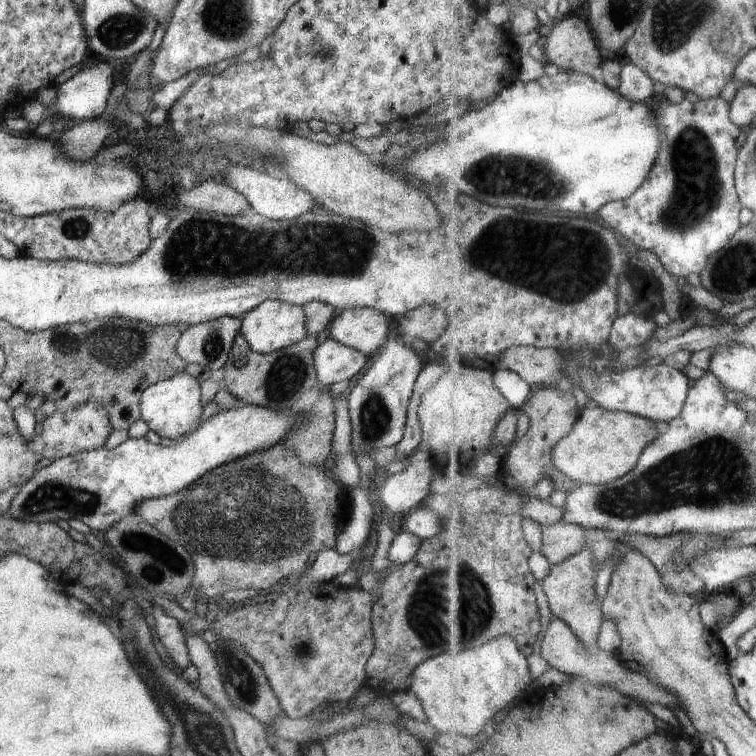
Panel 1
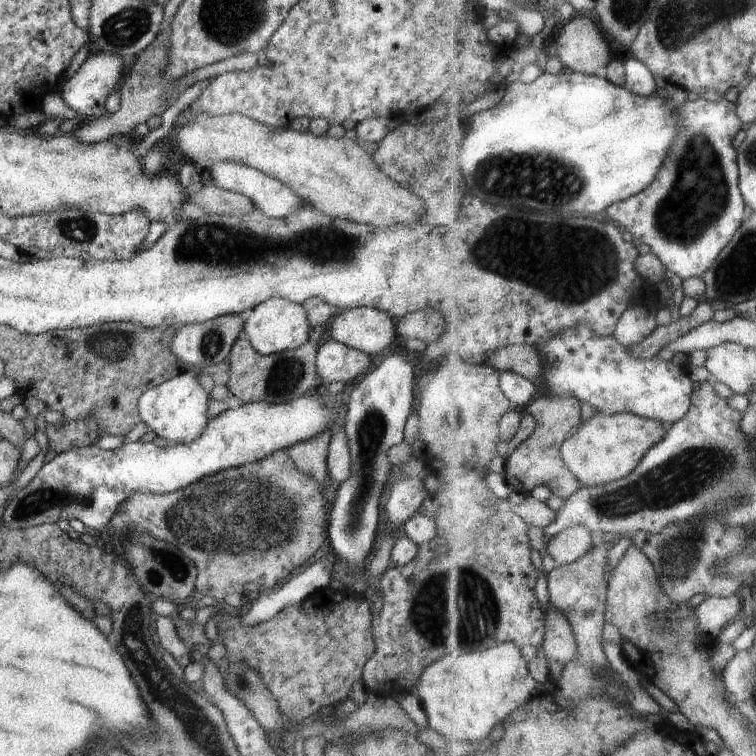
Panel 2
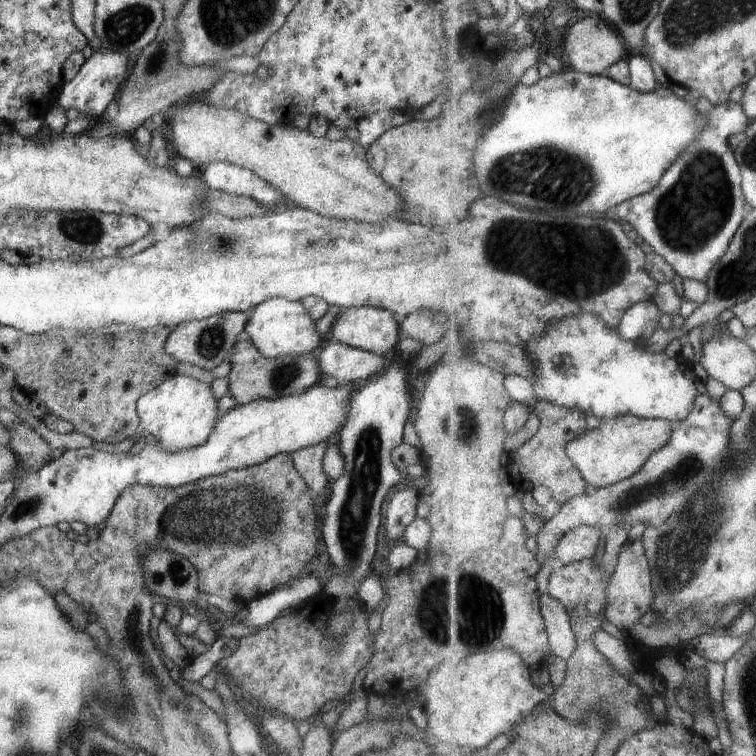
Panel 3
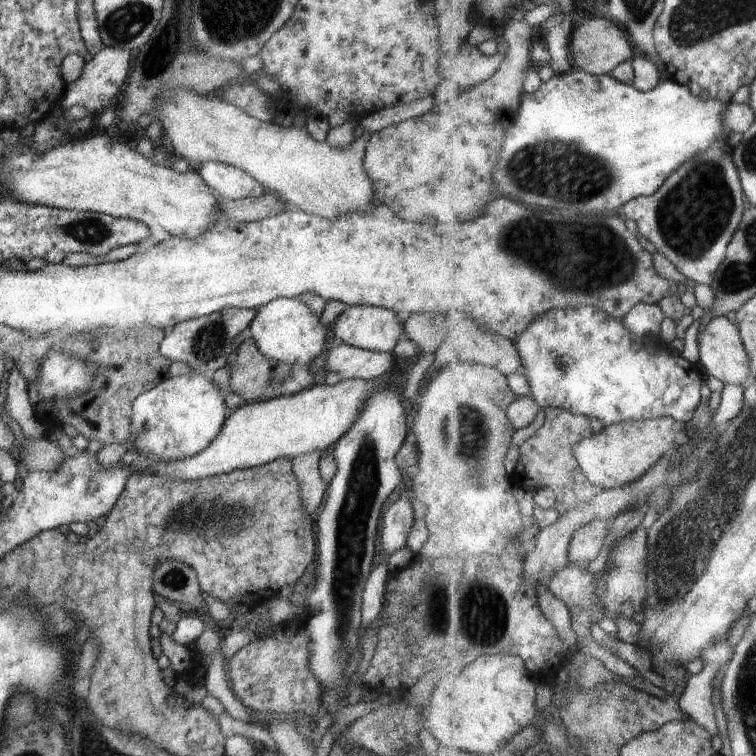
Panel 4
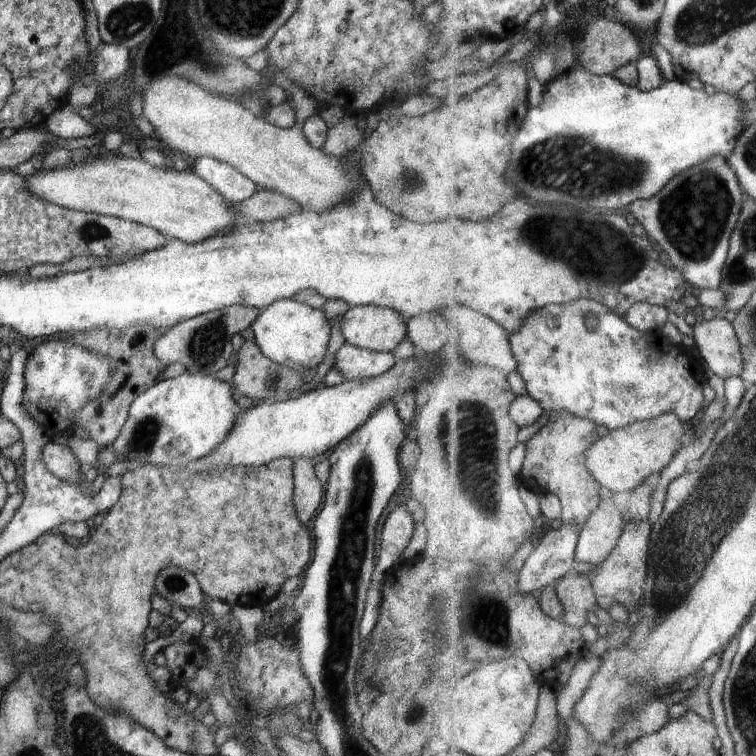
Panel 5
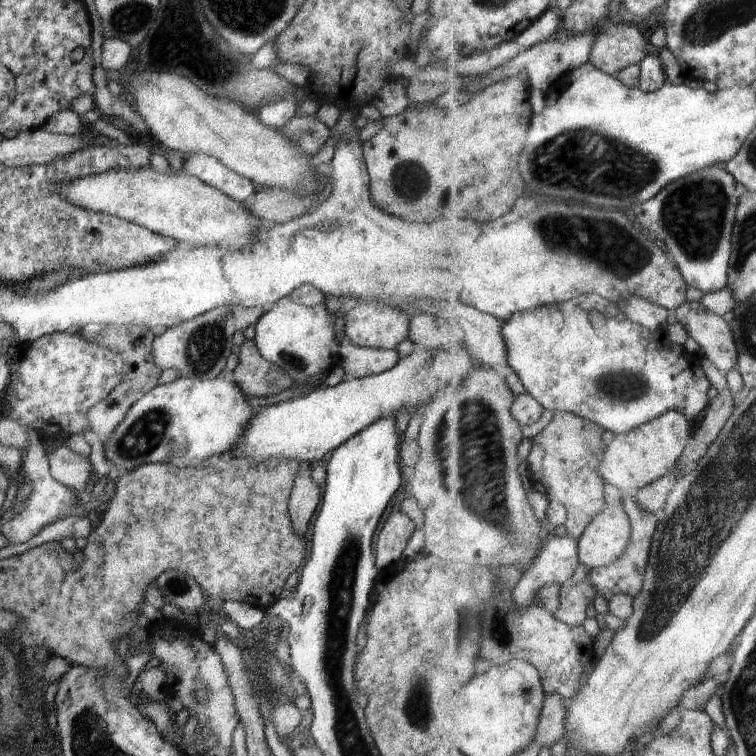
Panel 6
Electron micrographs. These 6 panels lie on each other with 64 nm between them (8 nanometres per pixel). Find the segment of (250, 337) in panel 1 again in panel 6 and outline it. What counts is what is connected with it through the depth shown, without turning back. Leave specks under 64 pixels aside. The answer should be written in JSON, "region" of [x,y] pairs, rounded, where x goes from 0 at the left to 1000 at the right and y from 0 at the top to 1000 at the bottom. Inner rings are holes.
{"region":[[[382,393],[364,399],[339,426],[337,454],[344,468],[373,487],[388,505],[402,508],[419,495],[431,495],[446,481],[450,451],[443,440],[444,418],[431,410],[430,402],[405,405]]]}

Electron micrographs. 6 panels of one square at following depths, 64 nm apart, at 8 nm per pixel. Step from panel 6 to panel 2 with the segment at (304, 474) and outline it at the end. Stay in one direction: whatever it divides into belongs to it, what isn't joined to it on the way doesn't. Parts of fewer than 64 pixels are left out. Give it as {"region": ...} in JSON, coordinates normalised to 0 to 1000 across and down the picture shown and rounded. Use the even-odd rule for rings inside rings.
{"region":[[[431,566],[431,571],[413,577],[410,582],[389,587],[389,590],[377,595],[389,608],[392,619],[397,624],[413,630],[415,635],[421,635],[427,642],[431,632],[434,587],[437,587],[439,577],[438,566]]]}

